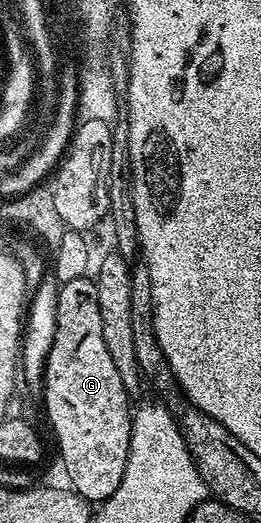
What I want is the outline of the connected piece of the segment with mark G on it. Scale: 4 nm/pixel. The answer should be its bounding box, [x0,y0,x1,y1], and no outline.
[41,276,133,503]

